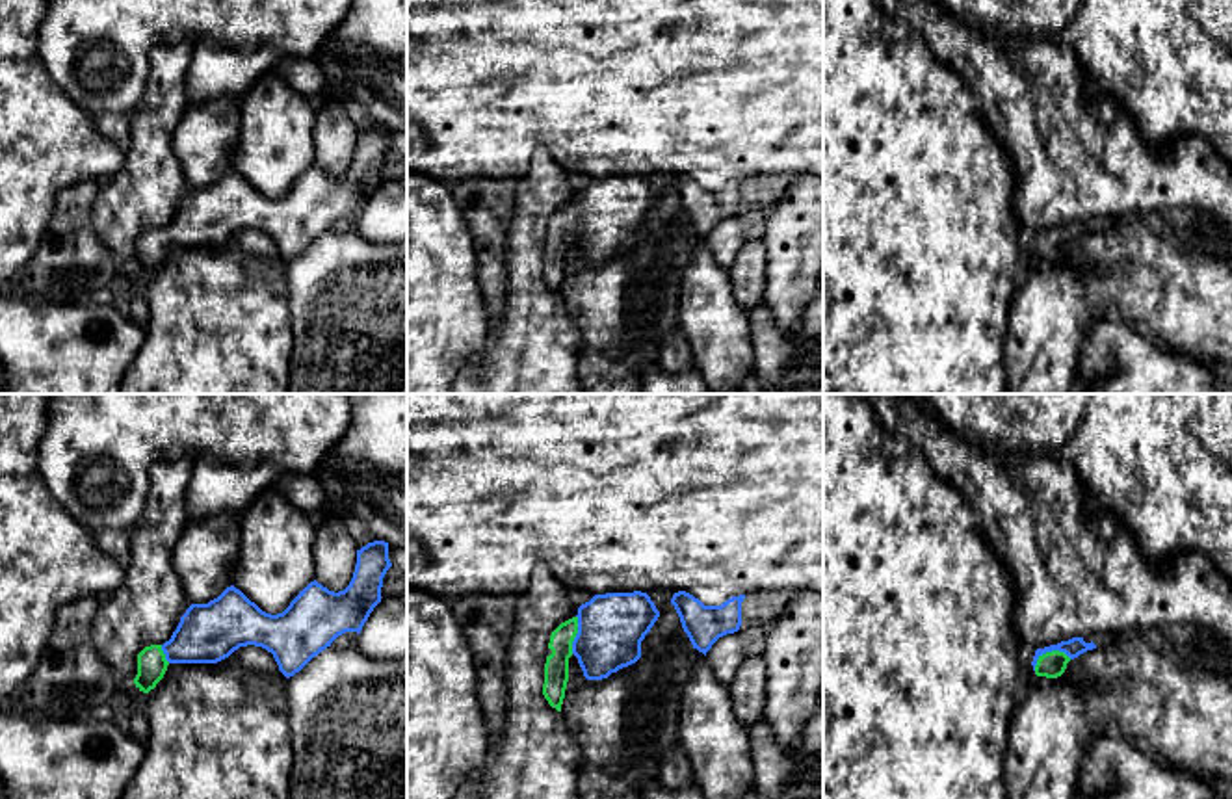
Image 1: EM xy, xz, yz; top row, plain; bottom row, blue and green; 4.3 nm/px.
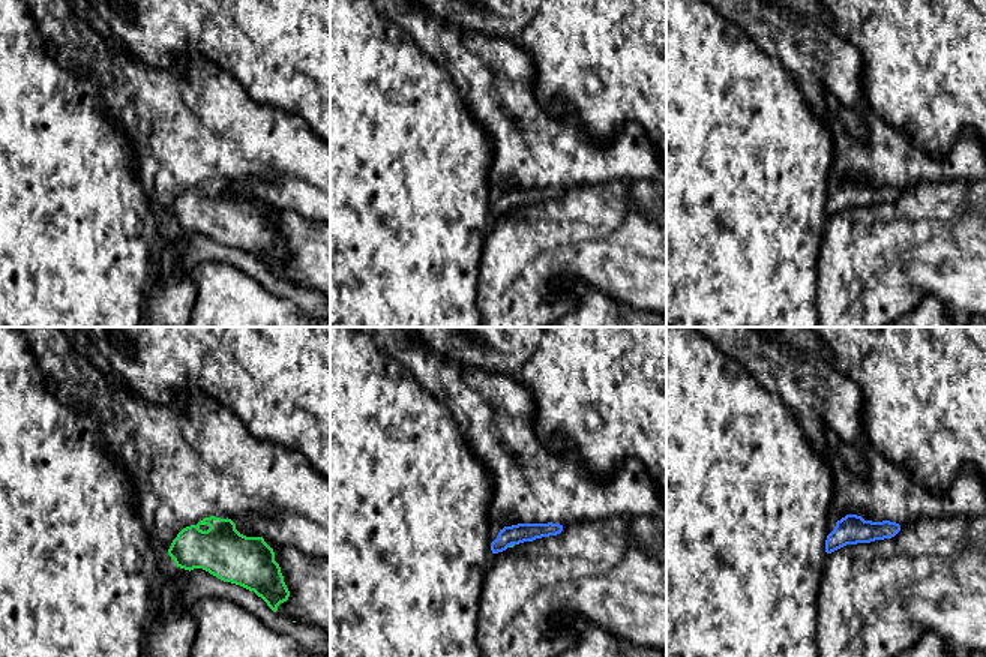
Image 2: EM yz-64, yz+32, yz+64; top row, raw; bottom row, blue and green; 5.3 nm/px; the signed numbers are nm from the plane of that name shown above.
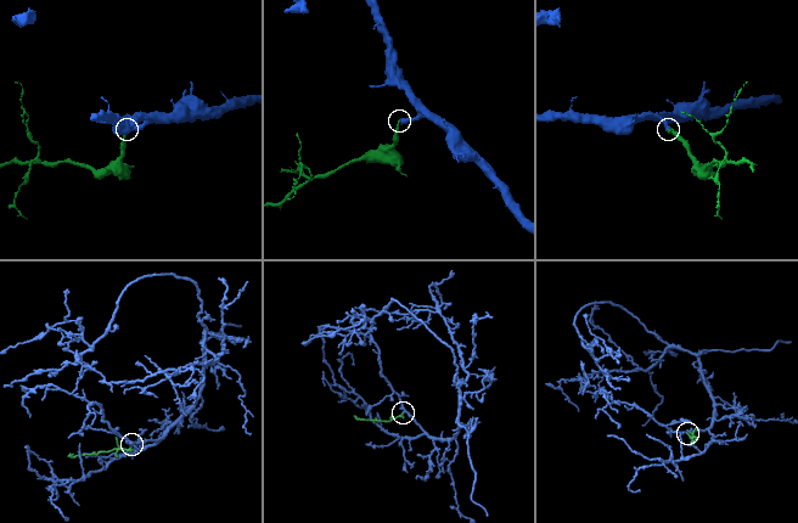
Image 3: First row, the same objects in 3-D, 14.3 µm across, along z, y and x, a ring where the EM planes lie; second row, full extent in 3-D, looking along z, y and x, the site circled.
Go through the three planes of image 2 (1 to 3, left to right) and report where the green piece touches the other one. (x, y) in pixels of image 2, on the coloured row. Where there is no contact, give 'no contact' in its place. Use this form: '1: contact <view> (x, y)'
1: no contact
2: contact yz+32 (511, 545)
3: no contact

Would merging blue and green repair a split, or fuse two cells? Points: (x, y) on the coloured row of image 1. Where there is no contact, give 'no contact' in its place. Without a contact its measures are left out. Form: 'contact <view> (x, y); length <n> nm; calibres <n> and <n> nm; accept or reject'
contact yz (1048, 651); length 180 nm; calibres 80 and 110 nm; accept

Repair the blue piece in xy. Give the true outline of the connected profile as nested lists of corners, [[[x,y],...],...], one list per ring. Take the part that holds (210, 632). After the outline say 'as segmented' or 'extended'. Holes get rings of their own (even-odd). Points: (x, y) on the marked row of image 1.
[[[368,543],[357,550],[355,572],[344,591],[329,591],[314,580],[277,615],[262,611],[230,585],[208,604],[191,604],[169,641],[138,654],[134,684],[149,693],[169,663],[217,663],[247,645],[271,652],[279,671],[290,678],[338,635],[360,634],[383,598],[390,567],[388,543]]] | extended

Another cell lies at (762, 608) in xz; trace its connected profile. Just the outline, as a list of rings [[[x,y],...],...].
[[[758,591],[754,595],[745,595],[741,602],[741,626],[738,632],[762,626],[771,630],[795,591]]]

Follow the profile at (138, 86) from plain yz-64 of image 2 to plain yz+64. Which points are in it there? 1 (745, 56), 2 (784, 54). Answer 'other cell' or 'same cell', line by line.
1: other cell
2: same cell

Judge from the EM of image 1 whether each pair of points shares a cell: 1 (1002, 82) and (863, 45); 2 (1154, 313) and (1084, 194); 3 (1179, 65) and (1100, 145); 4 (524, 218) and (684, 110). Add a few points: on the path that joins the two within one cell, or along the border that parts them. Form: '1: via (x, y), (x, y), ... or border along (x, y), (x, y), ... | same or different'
1: border along (922, 38), (928, 49), (961, 78), (978, 104) | different
2: border along (1153, 214), (1128, 214), (1110, 223) | different
3: border along (1087, 104), (1112, 97), (1136, 129), (1160, 147) | different
4: border along (536, 149), (545, 145), (573, 173) | different

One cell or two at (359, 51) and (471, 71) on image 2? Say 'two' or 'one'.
two

